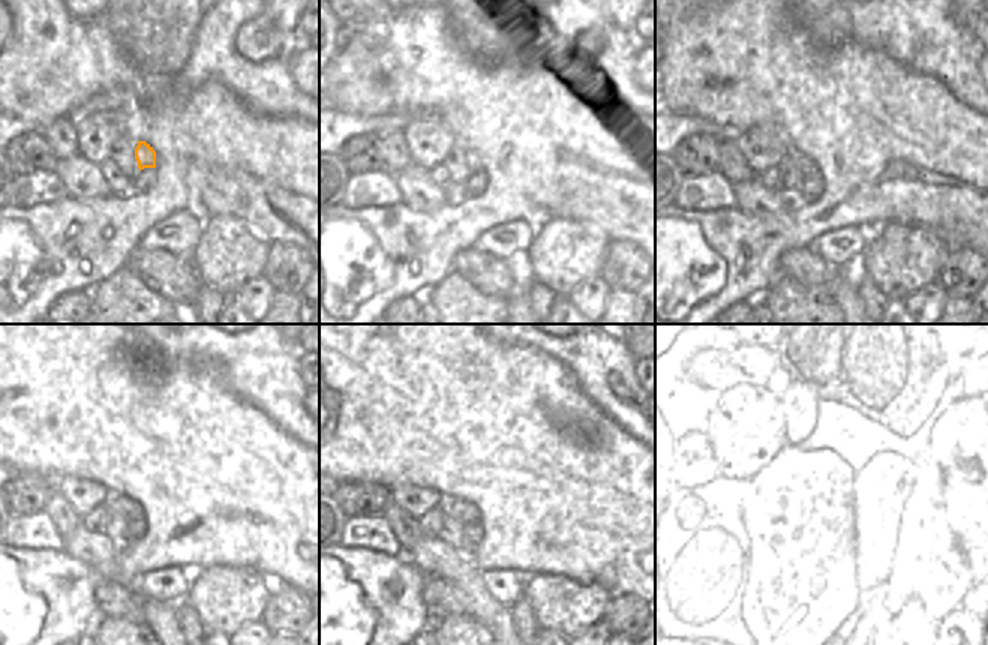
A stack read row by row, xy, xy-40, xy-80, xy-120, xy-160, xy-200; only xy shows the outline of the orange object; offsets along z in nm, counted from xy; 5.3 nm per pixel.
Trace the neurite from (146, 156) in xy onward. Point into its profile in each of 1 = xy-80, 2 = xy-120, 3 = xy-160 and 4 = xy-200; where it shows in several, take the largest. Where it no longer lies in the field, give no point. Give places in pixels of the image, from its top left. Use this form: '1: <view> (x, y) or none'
1: xy-80 (807, 167)
2: xy-120 (128, 507)
3: xy-160 (464, 512)
4: xy-200 (796, 513)

